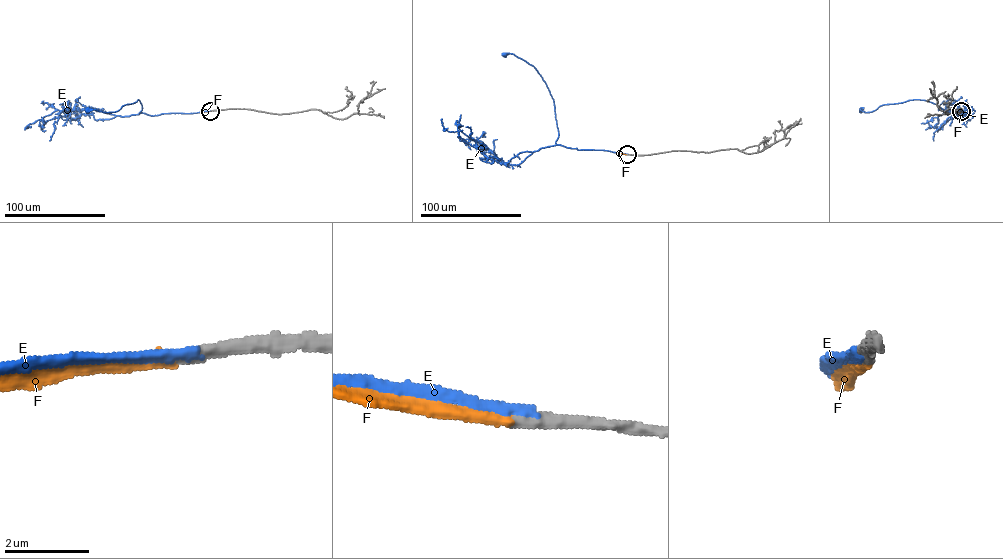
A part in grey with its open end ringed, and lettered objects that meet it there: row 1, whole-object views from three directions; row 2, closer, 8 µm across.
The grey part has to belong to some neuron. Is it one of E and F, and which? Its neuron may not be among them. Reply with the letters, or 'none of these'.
F

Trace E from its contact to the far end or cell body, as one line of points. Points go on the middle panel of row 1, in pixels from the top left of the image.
E: (627, 154), (556, 145), (558, 131), (553, 100), (542, 78), (525, 61), (513, 54), (504, 54)

